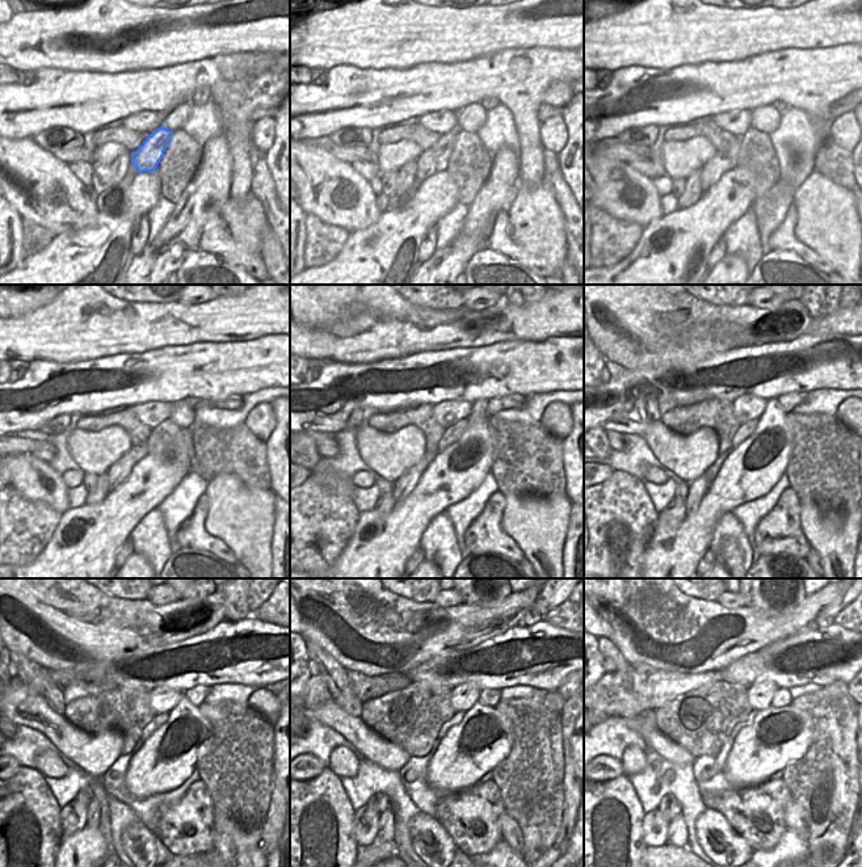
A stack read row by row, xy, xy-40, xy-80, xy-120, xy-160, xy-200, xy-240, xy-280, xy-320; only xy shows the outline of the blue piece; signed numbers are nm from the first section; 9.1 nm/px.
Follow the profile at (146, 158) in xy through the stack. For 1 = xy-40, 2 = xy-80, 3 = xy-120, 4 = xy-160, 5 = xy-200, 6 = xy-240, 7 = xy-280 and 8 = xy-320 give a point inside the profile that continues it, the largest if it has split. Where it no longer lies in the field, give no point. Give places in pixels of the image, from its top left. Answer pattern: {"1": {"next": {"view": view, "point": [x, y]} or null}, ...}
{"1": {"next": {"view": "xy-40", "point": [433, 160]}}, "2": {"next": {"view": "xy-80", "point": [724, 160]}}, "3": {"next": {"view": "xy-120", "point": [117, 474]}}, "4": {"next": {"view": "xy-160", "point": [408, 480]}}, "5": {"next": {"view": "xy-200", "point": [697, 488]}}, "6": {"next": {"view": "xy-240", "point": [97, 815]}}, "7": {"next": {"view": "xy-280", "point": [386, 820]}}, "8": {"next": {"view": "xy-320", "point": [677, 832]}}}

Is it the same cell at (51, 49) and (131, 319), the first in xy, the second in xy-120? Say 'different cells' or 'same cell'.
same cell

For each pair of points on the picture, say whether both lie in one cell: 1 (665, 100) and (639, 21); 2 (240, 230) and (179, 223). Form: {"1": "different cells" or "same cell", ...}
{"1": "different cells", "2": "different cells"}

